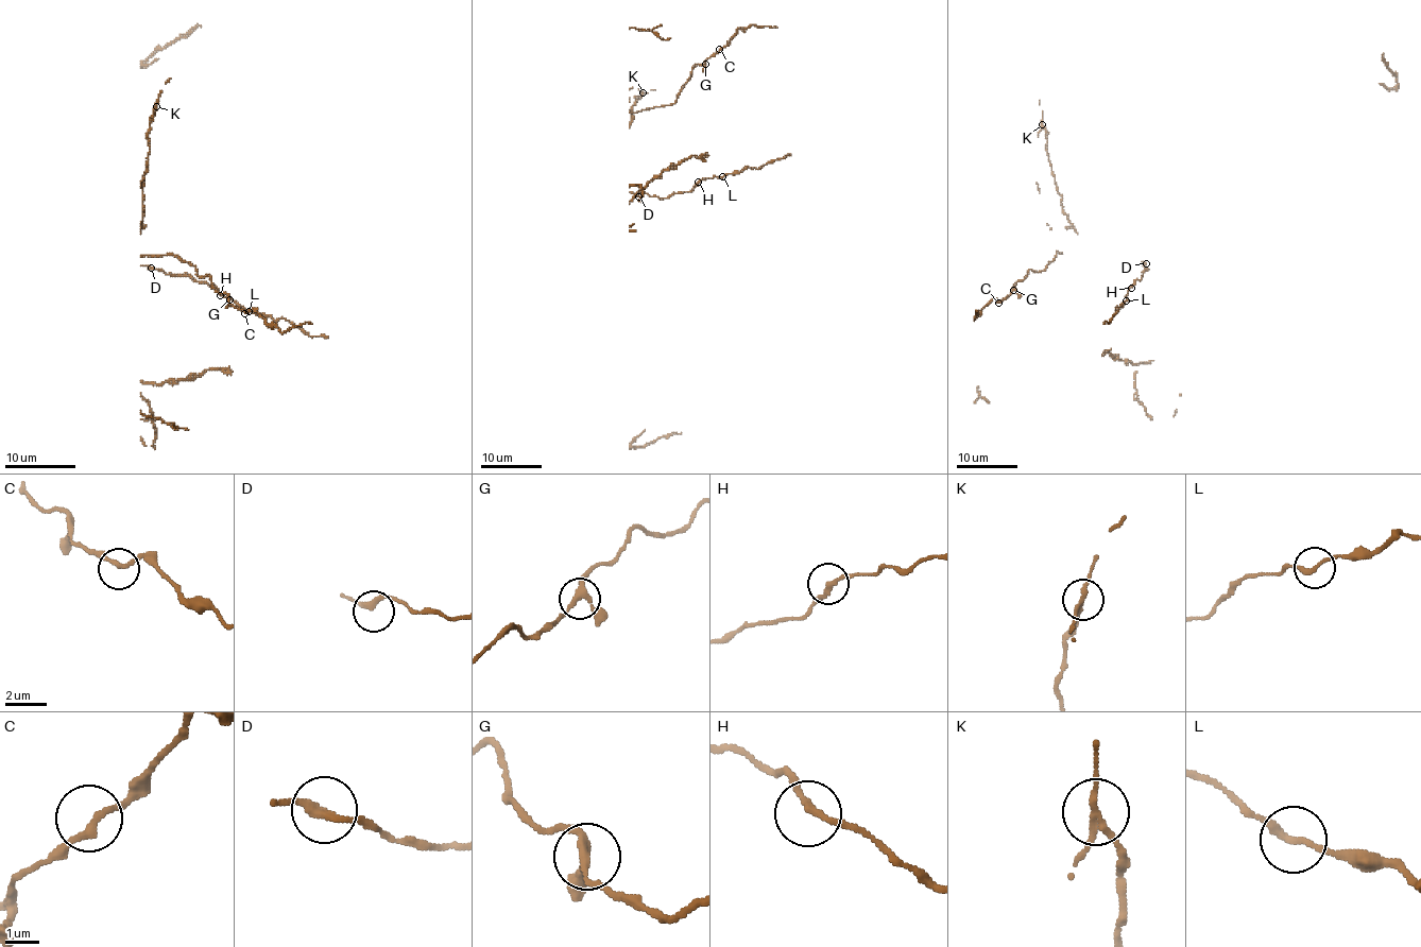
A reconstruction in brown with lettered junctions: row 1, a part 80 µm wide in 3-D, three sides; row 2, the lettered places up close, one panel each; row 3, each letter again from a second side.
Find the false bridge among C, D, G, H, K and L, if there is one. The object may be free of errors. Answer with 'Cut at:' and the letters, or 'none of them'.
Cut at: K

